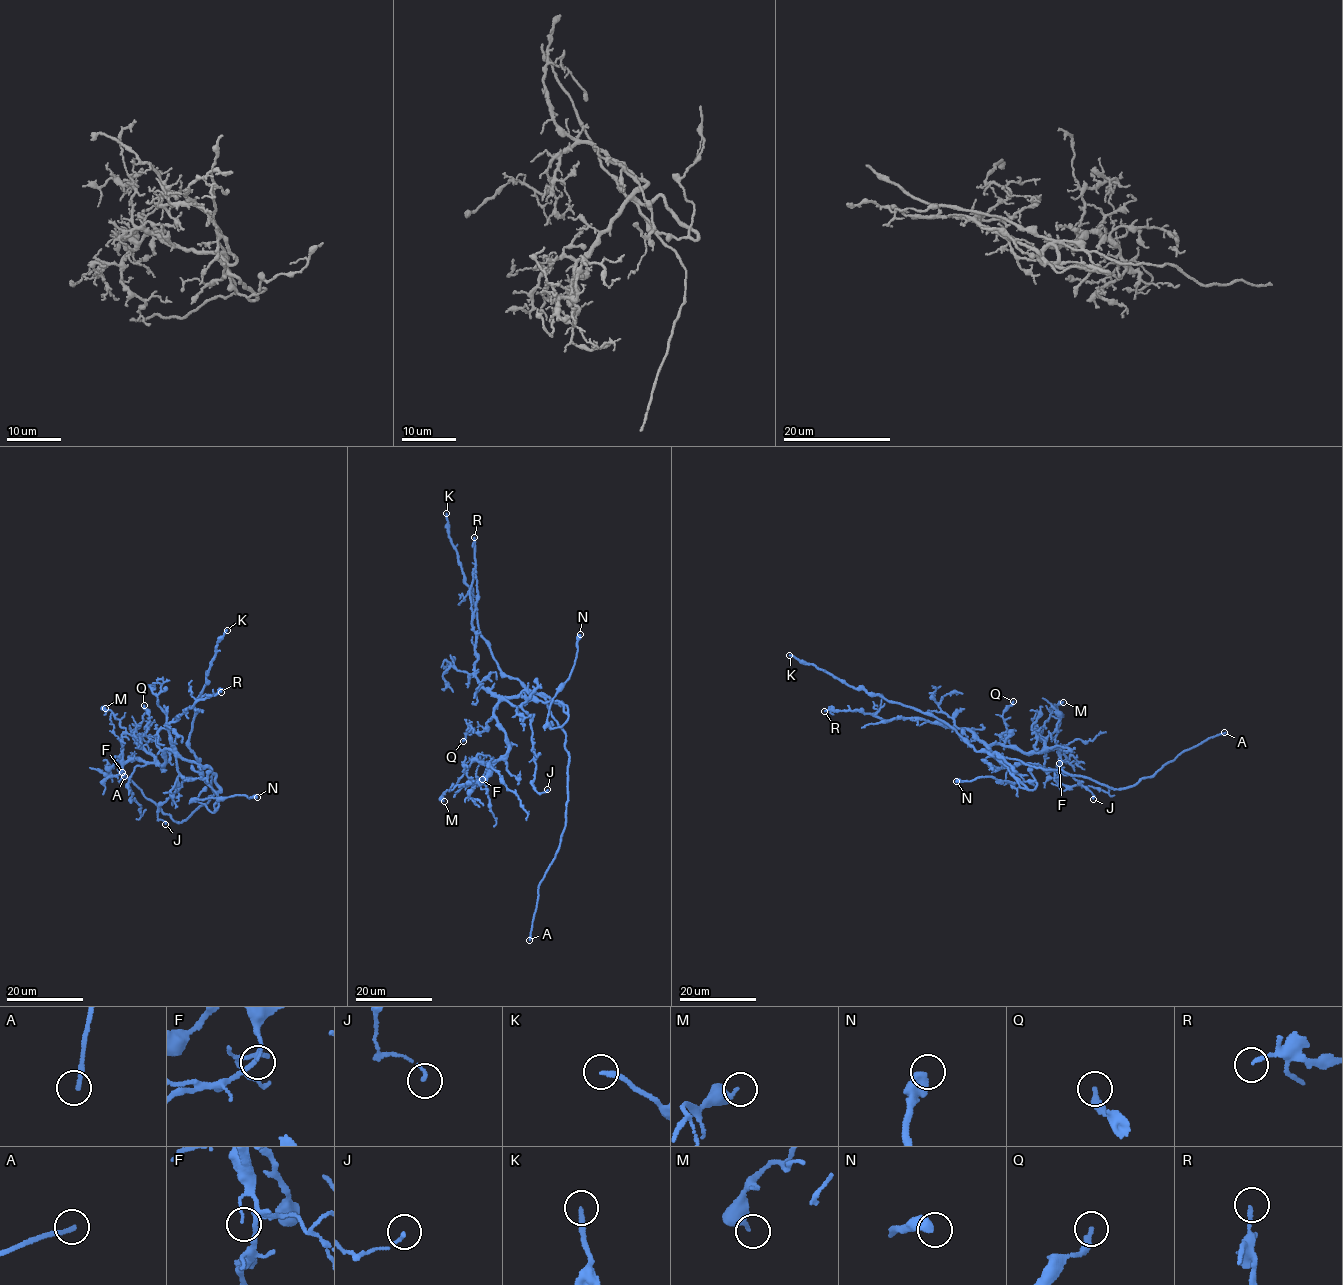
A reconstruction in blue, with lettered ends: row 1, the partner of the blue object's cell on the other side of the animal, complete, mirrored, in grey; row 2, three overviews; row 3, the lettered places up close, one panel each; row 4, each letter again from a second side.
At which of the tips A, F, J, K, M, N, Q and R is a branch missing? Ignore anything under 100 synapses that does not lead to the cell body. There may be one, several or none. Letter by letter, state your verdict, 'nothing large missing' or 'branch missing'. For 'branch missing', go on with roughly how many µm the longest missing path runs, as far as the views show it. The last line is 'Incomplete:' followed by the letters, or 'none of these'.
A: branch missing; missing 15 µm
F: nothing large missing
J: nothing large missing
K: nothing large missing
M: nothing large missing
N: nothing large missing
Q: nothing large missing
R: nothing large missing
Incomplete: A

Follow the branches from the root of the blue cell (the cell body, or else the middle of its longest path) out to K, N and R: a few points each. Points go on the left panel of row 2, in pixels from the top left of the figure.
K: (212, 776), (209, 767), (201, 766), (188, 741), (196, 713), (194, 704), (208, 682), (206, 675), (227, 630)
N: (212, 776), (215, 775), (220, 791), (212, 812), (196, 799), (243, 794), (250, 798), (257, 797)
R: (212, 776), (209, 767), (182, 758), (175, 750), (167, 725), (198, 700), (221, 692)

